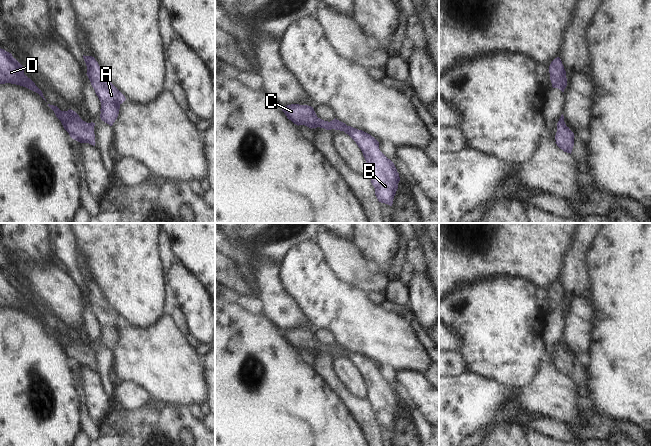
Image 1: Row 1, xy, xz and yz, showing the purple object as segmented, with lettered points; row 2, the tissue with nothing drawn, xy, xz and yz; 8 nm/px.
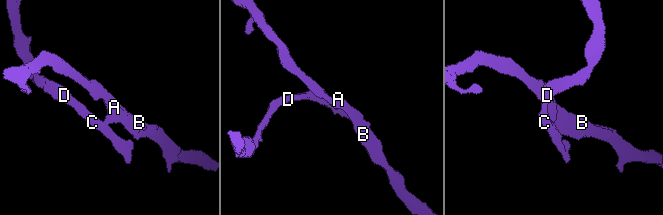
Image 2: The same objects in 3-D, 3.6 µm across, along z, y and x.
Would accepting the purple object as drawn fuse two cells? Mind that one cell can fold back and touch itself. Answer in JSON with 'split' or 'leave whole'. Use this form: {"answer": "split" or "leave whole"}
{"answer": "split"}

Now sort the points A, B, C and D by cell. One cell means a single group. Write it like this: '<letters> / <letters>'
A B / C D

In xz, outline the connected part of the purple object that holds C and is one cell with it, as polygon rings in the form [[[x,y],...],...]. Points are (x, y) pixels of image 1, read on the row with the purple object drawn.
[[[291,104],[282,108],[287,118],[296,125],[305,125],[309,128],[318,127],[318,117],[313,107],[308,105]]]

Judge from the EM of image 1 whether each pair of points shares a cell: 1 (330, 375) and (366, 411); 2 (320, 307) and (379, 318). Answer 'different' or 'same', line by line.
1: same
2: same

